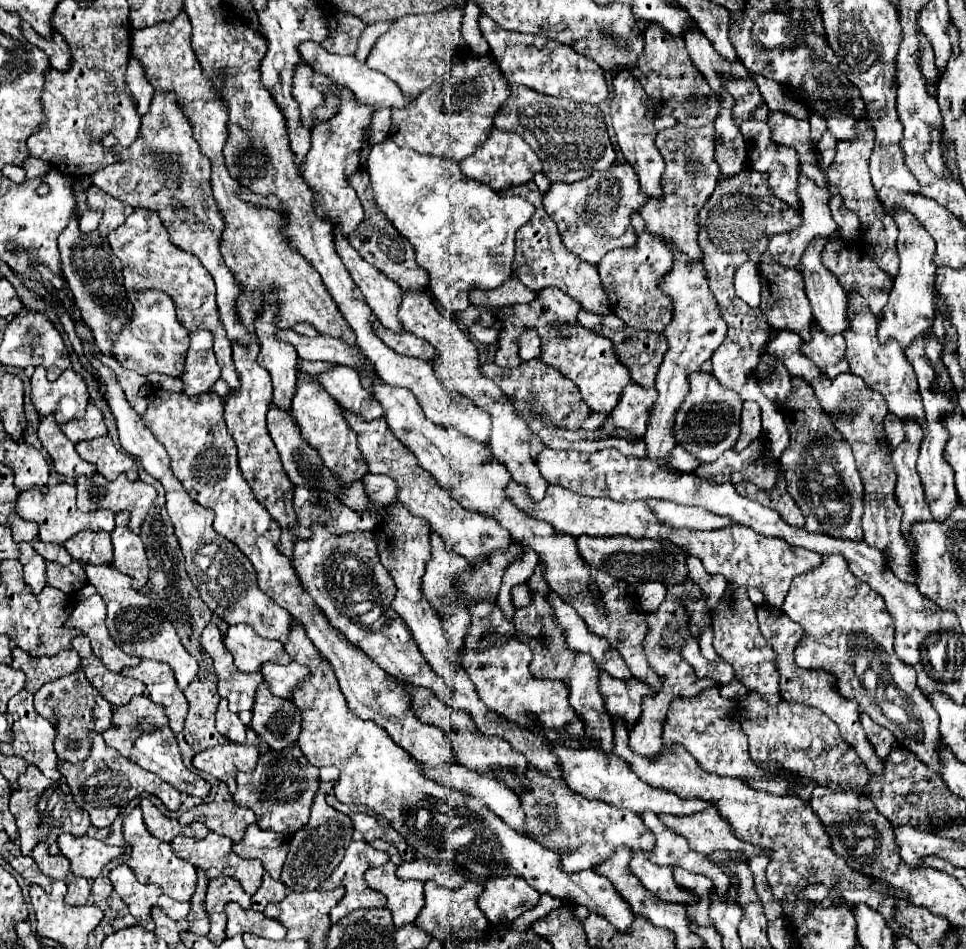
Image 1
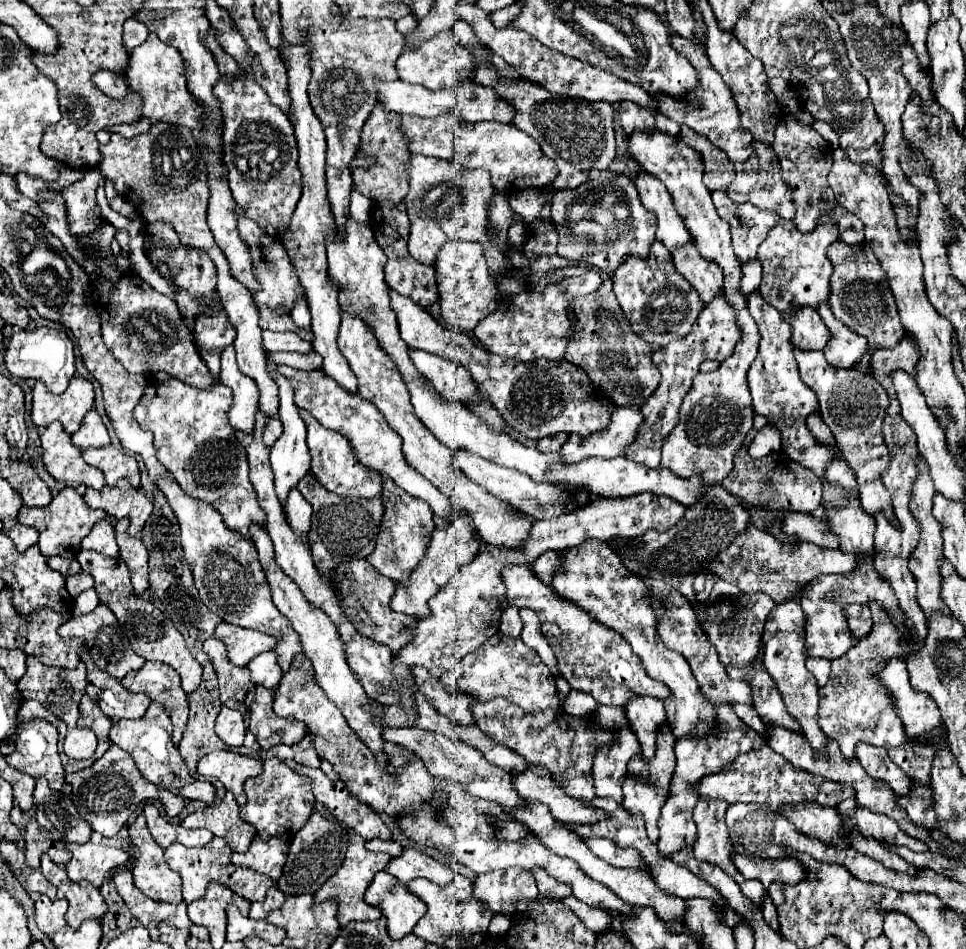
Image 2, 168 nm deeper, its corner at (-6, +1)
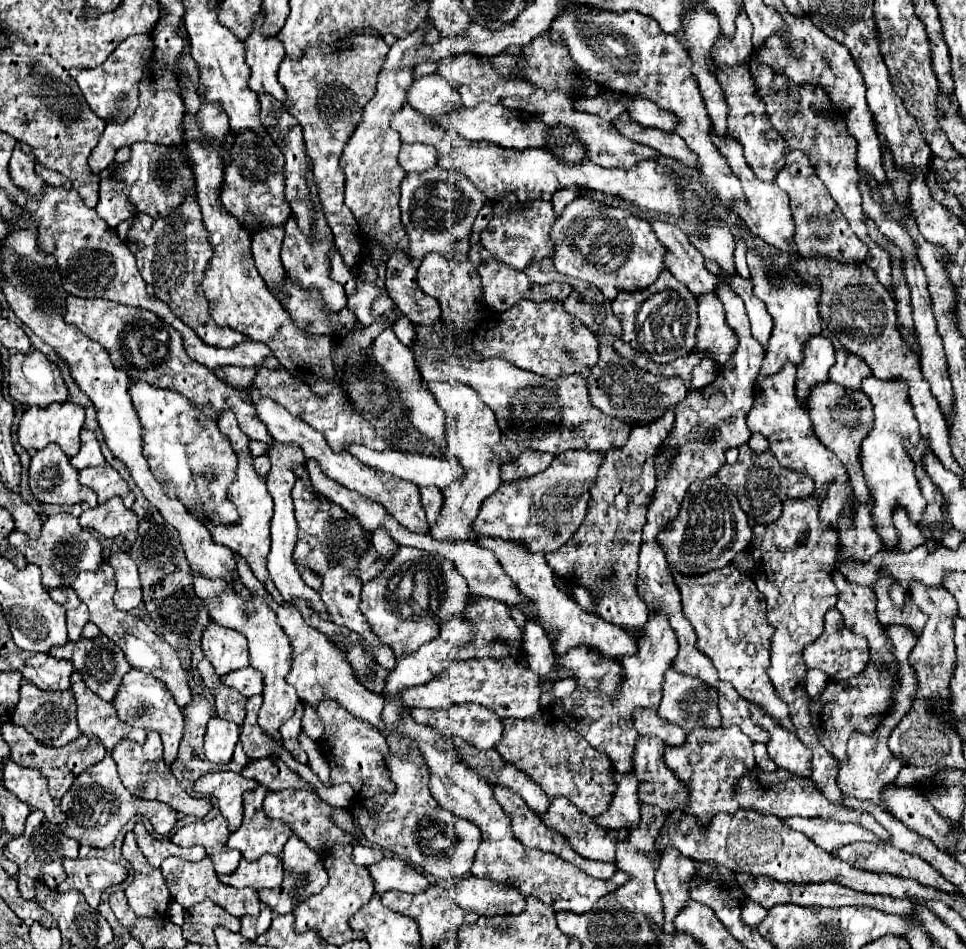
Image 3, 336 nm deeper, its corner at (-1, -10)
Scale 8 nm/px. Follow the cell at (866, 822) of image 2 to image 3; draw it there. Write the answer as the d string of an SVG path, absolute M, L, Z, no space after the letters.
M787 818L783 820L783 824L787 824L789 828L795 828L795 832L803 832L809 840L813 840L825 852L833 852L839 846L863 842L863 840L869 840L873 844L883 842L873 832L859 828L857 824L841 824L833 820L821 820L821 818Z

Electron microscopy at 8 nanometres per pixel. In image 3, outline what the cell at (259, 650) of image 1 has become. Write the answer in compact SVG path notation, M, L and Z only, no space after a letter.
M209 622L201 638L201 650L219 676L249 666L247 638L231 628Z

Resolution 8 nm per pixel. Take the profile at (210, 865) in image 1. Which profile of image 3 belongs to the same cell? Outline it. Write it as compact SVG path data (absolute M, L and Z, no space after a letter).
M167 858L161 864L161 872L165 876L171 898L185 908L191 908L193 904L199 904L207 898L207 900L219 904L223 910L227 910L235 918L243 918L247 914L257 916L259 910L261 910L257 890L255 888L231 888L231 886L219 882L209 858L203 858L201 862L187 862L187 860L179 860L179 858Z

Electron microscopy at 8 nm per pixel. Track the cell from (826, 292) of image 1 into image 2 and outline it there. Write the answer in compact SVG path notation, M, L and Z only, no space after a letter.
M824 301L824 305L820 305L818 313L824 319L824 323L826 323L826 327L830 329L830 335L832 335L826 349L824 349L826 361L834 367L850 369L854 365L854 361L862 353L868 351L868 341L864 341L864 337L860 337L858 333L848 329L842 321L836 321L828 301Z

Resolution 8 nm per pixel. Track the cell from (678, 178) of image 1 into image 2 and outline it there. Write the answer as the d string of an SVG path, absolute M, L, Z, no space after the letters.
M692 241L672 253L676 269L690 281L690 285L698 291L704 303L710 303L714 295L720 293L722 287L722 273L720 265L712 265L712 261L704 261L700 253L696 253L696 245Z

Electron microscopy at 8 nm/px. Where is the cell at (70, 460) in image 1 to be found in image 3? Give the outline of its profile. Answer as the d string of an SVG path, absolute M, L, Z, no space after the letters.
M49 444L47 448L33 454L31 466L29 466L29 488L31 488L31 494L35 496L35 500L43 502L43 504L63 506L63 504L81 504L81 502L85 502L91 508L97 506L95 492L77 482L75 468L69 464L69 458L63 454L63 450L59 450L57 444Z

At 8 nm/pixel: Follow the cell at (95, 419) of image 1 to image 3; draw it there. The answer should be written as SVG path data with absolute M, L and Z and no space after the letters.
M81 430L81 450L77 456L71 458L71 466L77 470L89 468L89 466L103 466L105 458L101 454L99 442L91 430Z

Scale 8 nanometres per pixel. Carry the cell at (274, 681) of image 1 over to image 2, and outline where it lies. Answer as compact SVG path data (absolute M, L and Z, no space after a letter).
M266 651L260 653L256 659L252 659L248 663L250 669L250 679L254 685L262 685L266 689L276 689L276 685L280 683L284 671L278 665L278 657L274 651Z

